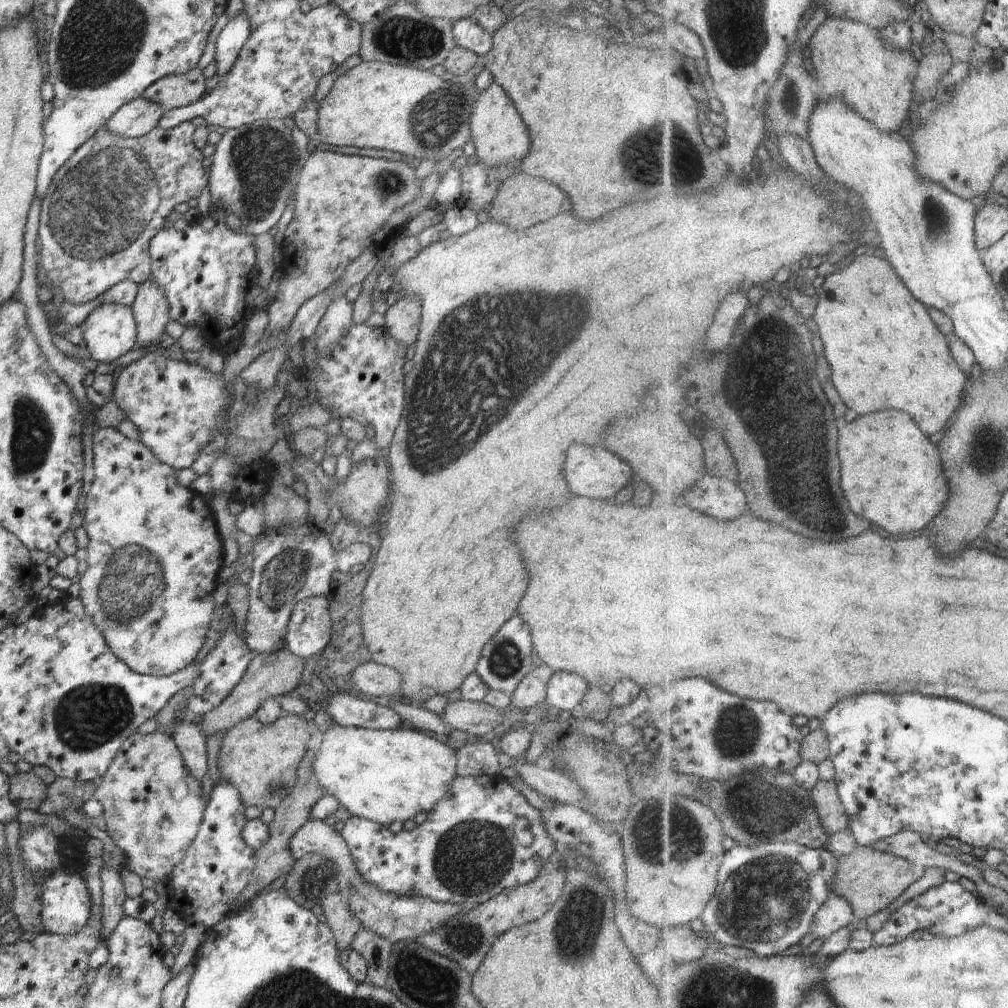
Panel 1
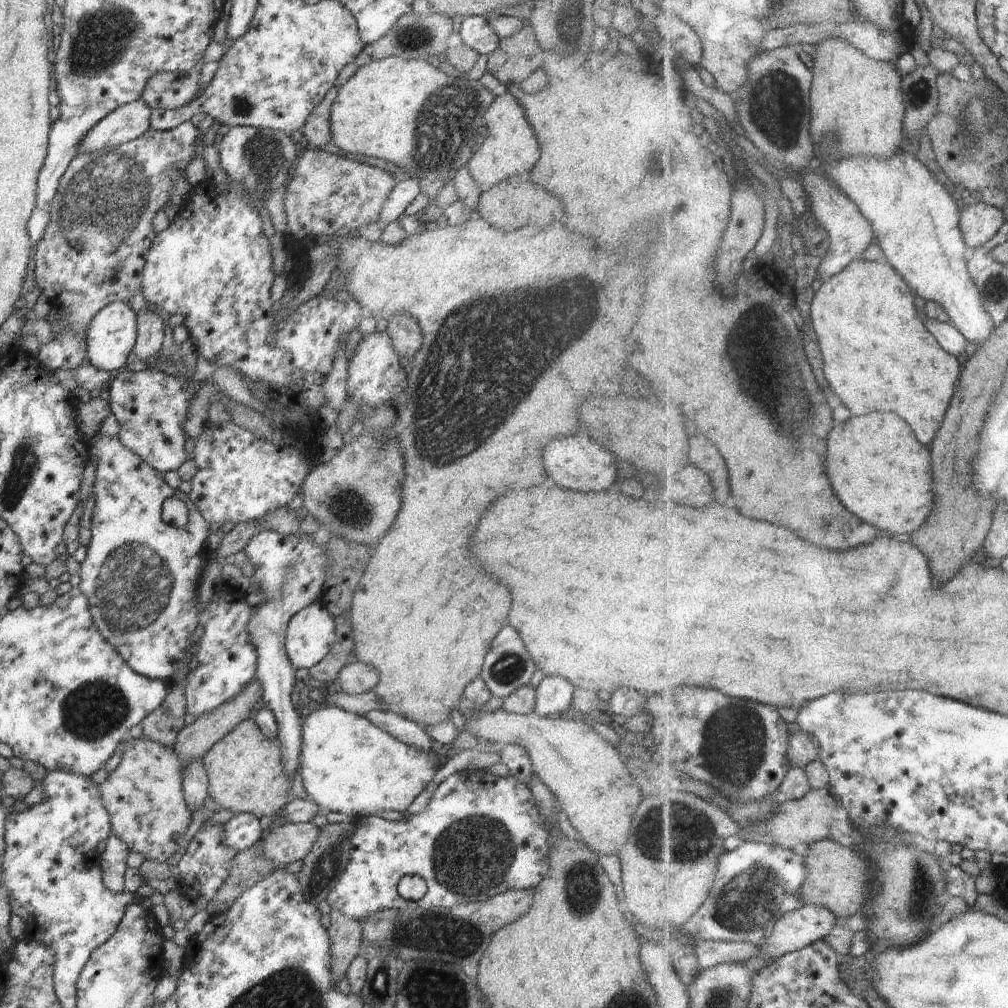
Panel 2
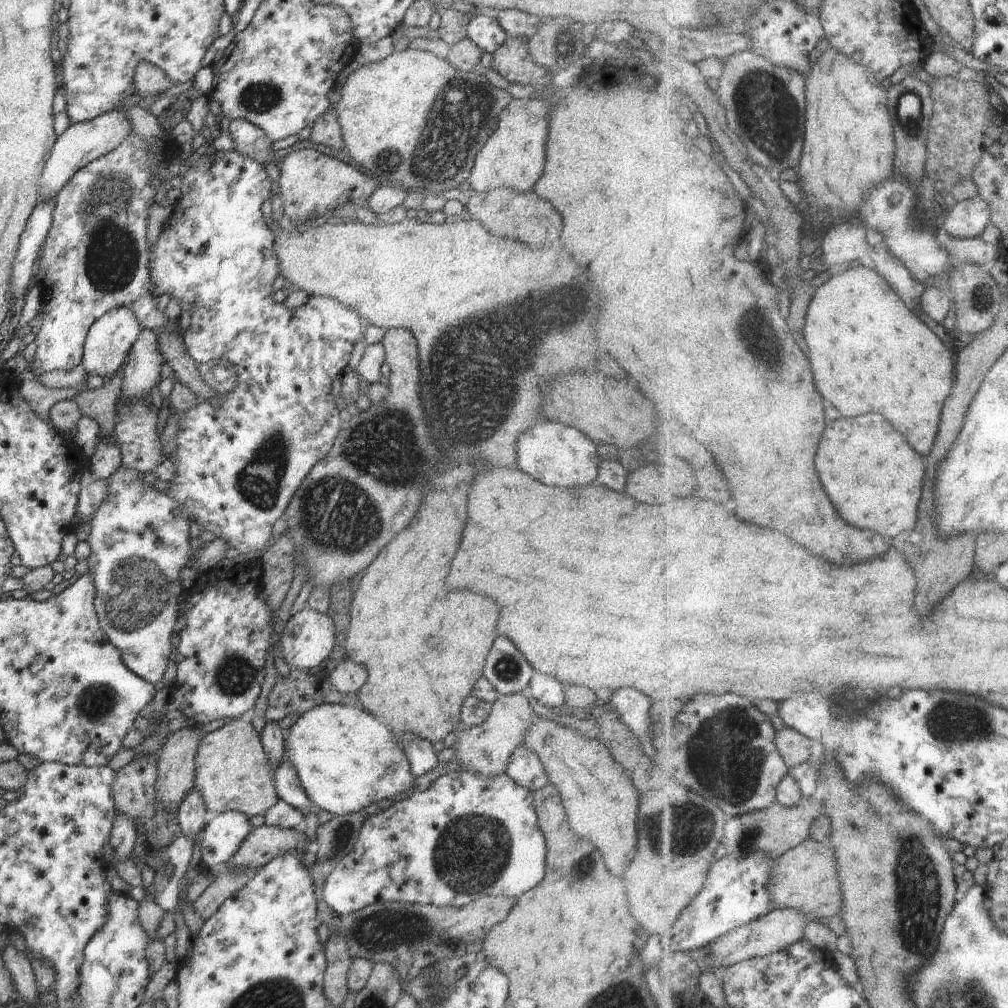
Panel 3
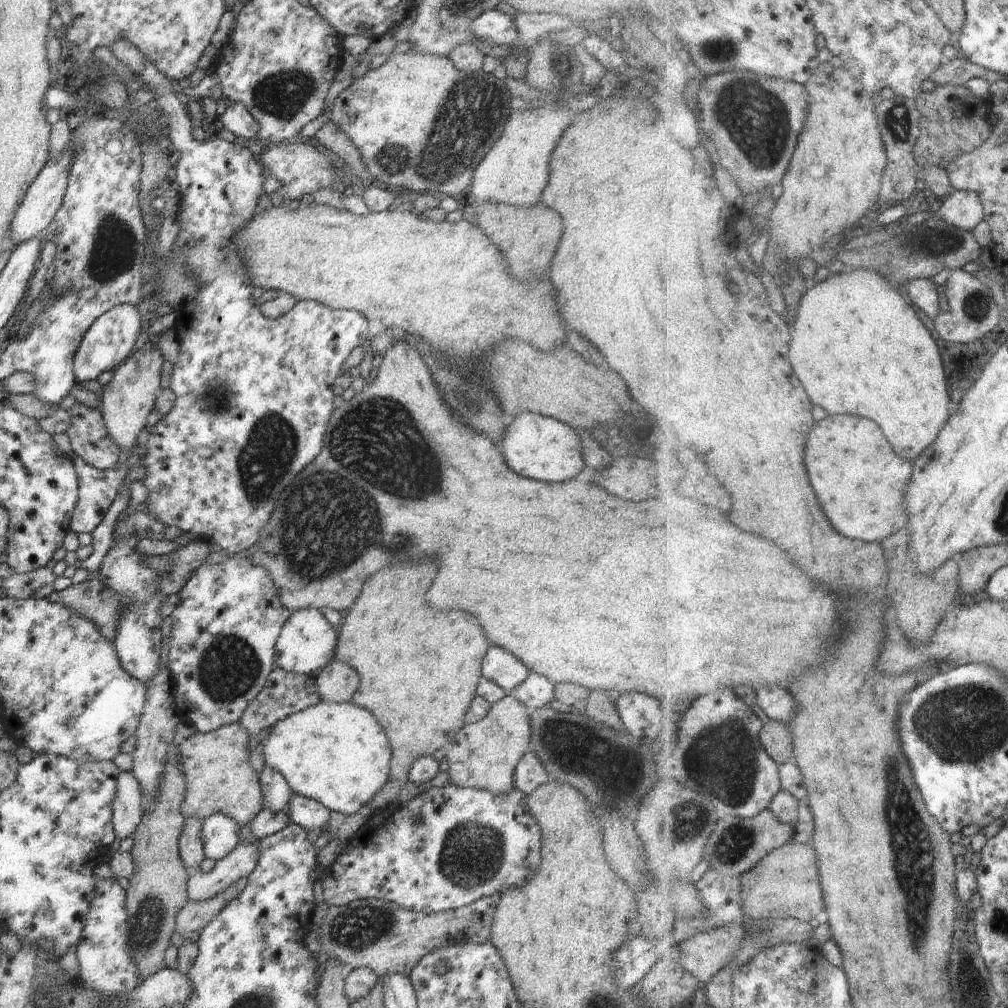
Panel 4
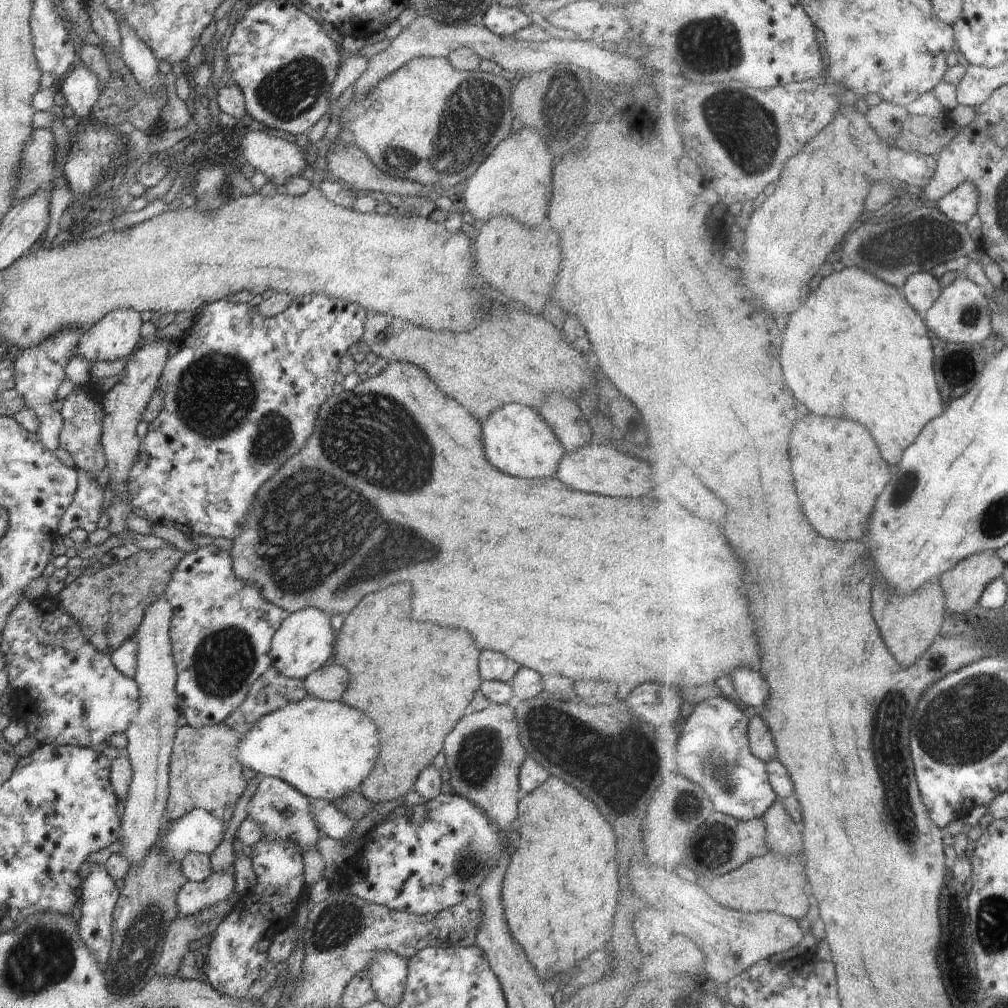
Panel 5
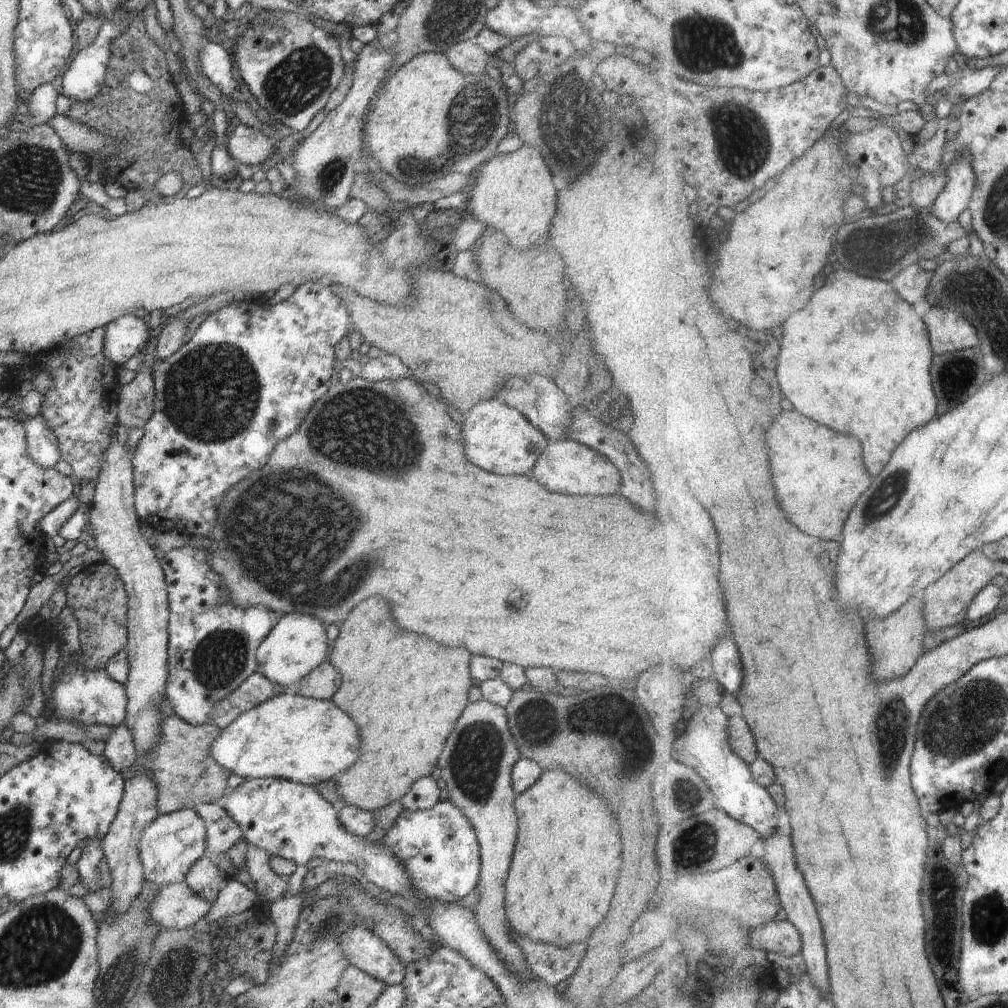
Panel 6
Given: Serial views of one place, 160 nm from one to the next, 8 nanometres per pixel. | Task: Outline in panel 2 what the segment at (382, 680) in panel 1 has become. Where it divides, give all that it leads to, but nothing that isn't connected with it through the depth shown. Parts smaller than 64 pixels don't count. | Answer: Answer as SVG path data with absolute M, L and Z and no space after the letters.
M356 661L344 665L337 678L344 693L359 695L373 690L379 681L379 670L370 664Z

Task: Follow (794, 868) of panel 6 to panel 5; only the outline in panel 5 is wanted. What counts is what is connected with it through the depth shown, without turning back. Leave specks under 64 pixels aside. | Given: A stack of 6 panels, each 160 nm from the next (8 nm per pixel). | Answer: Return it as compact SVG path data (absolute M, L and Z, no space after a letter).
M778 800L765 814L768 829L768 844L770 850L782 854L783 857L790 854L798 854L800 840L802 840L802 828L800 824L790 816L784 802Z

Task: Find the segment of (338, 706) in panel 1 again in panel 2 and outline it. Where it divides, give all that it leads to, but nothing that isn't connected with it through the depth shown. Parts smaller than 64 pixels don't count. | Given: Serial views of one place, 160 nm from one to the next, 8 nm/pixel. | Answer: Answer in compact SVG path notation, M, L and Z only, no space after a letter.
M368 711L365 716L374 726L390 733L407 745L418 747L421 751L430 751L433 740L422 726L409 718L392 711Z

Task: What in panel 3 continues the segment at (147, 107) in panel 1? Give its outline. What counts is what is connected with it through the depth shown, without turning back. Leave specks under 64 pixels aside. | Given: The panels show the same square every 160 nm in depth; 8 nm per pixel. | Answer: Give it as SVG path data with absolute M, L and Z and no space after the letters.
M114 109L92 120L78 123L68 127L68 130L55 140L39 182L39 202L55 200L55 196L63 186L72 178L72 175L88 163L103 157L114 150L120 143L133 132L133 124L122 110Z

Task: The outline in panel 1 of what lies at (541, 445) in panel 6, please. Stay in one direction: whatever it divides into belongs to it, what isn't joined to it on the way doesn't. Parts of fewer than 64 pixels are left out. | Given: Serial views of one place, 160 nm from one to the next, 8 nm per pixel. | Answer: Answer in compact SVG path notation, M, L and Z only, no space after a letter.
M574 444L568 454L566 454L566 466L564 466L564 476L570 484L570 490L578 496L586 496L586 498L600 498L600 500L608 500L612 496L616 496L632 478L634 478L634 472L632 468L622 462L618 456L614 456L612 452L608 450L602 450L598 448L590 448L590 446L580 446L580 444Z

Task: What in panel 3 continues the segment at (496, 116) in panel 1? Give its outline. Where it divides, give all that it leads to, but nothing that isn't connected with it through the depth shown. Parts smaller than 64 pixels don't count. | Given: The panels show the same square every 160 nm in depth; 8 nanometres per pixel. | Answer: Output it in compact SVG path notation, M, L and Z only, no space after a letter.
M538 98L512 99L498 118L498 128L476 155L469 182L478 193L487 193L500 186L508 186L514 192L526 192L534 186L544 170L544 144L548 136L546 116L551 107Z

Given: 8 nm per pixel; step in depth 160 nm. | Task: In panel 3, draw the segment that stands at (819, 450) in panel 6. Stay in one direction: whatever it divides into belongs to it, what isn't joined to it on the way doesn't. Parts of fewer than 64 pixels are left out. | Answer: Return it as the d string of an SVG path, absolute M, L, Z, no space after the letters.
M882 414L832 422L820 446L818 466L828 494L840 506L840 514L854 526L892 539L918 528L926 480L924 456Z

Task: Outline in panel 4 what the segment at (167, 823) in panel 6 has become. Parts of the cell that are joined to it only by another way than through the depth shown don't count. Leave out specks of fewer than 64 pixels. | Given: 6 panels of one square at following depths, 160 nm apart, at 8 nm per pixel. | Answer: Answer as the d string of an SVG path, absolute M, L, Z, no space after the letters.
M214 813L203 820L202 847L205 859L219 861L239 842L241 826L225 814Z

